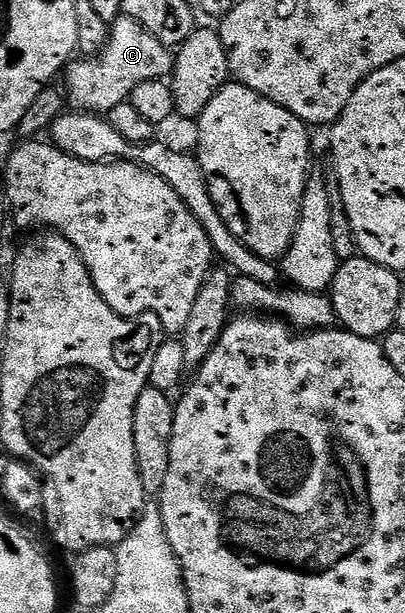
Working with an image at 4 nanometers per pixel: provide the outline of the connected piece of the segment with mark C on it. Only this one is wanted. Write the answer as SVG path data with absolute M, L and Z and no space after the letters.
M118 17L109 28L109 39L106 47L97 57L82 57L71 62L65 68L66 91L64 99L70 103L75 112L89 113L91 116L105 116L107 113L117 111L129 100L132 89L144 81L146 75L155 79L162 79L158 71L166 67L166 63L174 63L174 55L166 59L166 54L171 51L162 40L155 35L150 35L134 19Z

